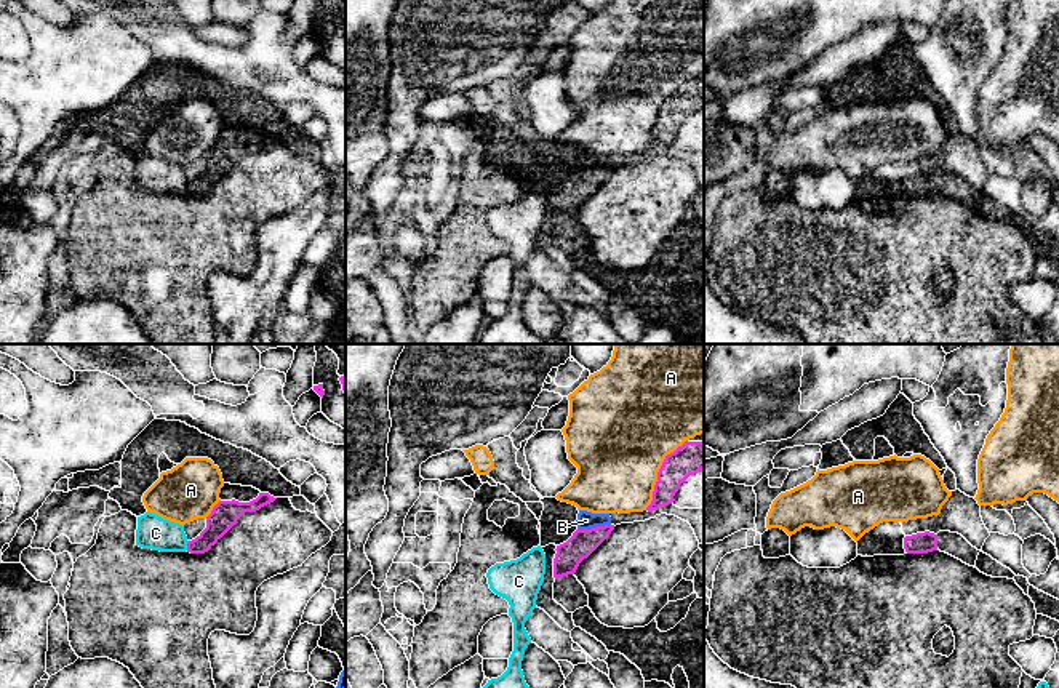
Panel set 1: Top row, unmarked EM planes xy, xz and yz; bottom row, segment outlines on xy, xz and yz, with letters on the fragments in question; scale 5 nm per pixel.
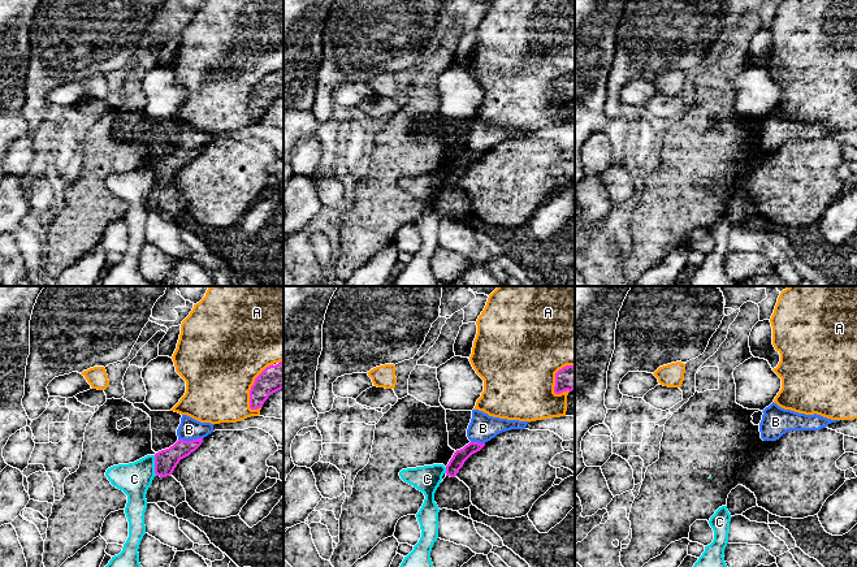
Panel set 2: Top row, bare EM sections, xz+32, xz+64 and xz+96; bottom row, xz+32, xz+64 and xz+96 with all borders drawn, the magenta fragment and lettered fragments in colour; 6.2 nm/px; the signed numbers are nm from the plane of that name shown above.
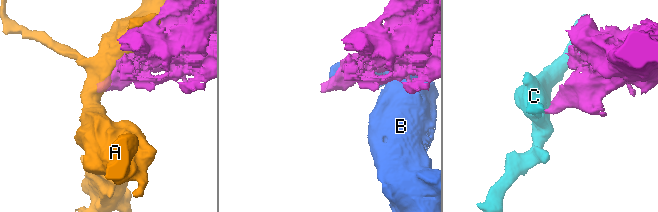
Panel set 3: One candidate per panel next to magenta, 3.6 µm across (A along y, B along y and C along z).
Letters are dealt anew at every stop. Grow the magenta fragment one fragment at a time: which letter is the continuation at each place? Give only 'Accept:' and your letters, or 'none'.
Accept: none

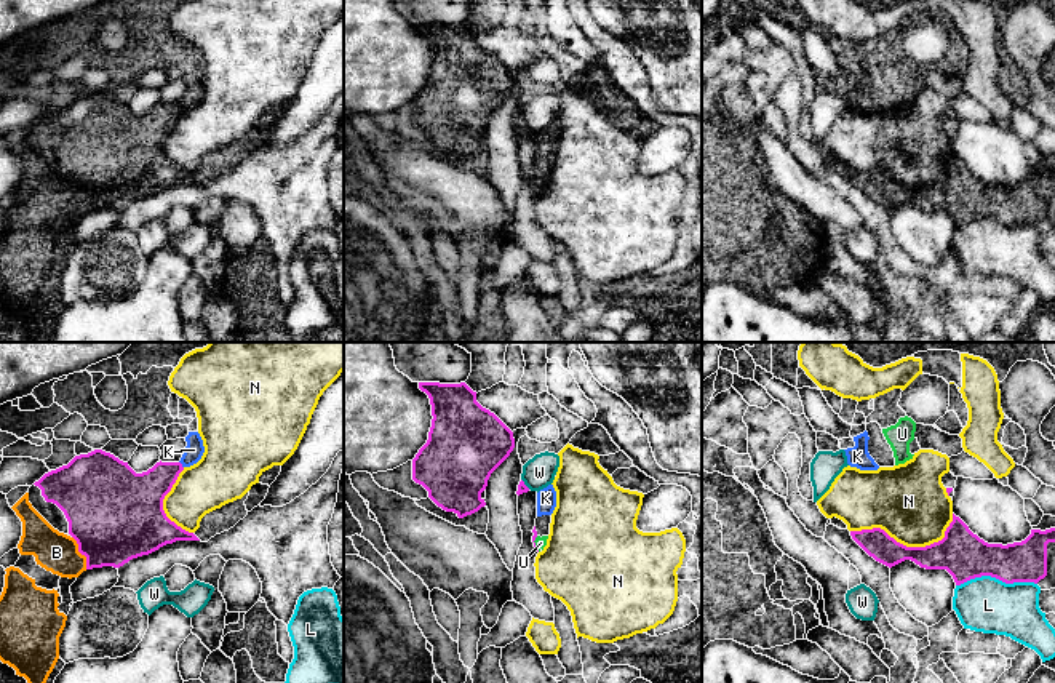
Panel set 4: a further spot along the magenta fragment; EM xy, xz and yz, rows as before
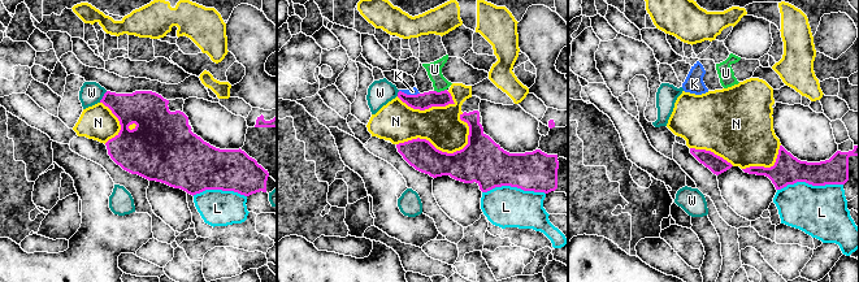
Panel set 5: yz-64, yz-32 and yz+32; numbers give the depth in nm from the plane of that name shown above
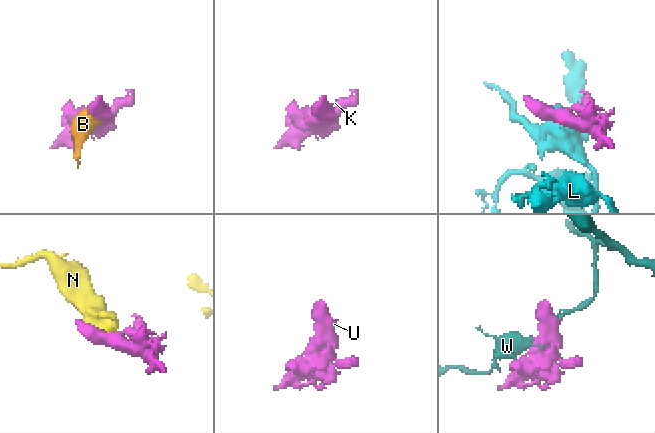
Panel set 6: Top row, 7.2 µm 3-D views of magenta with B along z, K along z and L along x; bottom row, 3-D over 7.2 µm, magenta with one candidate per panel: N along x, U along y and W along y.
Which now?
Accept: K, U

